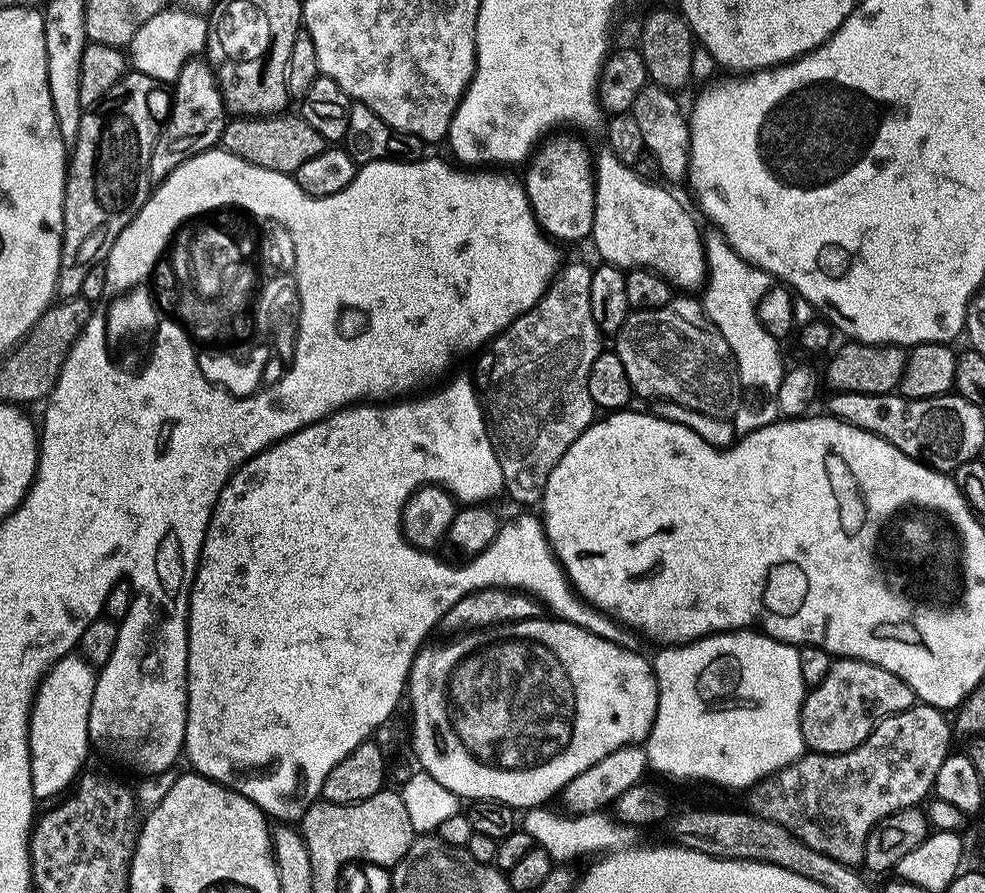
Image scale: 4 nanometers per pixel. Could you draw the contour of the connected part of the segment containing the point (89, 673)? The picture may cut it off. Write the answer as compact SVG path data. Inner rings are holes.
M73 654L54 665L39 688L32 708L32 724L28 728L37 801L55 801L63 797L85 771L84 763L88 760L88 750L90 752L91 703L94 702L97 677L91 664Z

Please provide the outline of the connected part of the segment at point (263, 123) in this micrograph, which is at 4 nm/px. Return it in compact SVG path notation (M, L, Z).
M298 114L267 118L236 118L229 121L221 140L223 149L260 169L295 175L298 169L328 149L327 140Z

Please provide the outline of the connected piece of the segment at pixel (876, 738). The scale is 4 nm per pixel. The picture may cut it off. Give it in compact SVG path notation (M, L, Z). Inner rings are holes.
M917 706L886 718L858 750L837 756L806 754L778 775L763 780L751 789L750 808L757 816L786 826L810 850L859 869L870 834L878 825L902 810L923 805L933 795L938 770L947 762L952 746L949 717L938 708Z

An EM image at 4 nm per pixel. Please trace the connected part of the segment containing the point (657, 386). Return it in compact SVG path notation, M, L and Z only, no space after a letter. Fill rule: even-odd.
M676 298L662 310L653 312L633 311L615 337L614 351L618 358L622 358L622 366L626 366L626 378L630 378L630 386L639 399L641 396L644 400L680 404L702 414L727 417L737 407L736 361L733 360L732 350L726 338L704 312L703 303L699 299L692 299L696 298Z

